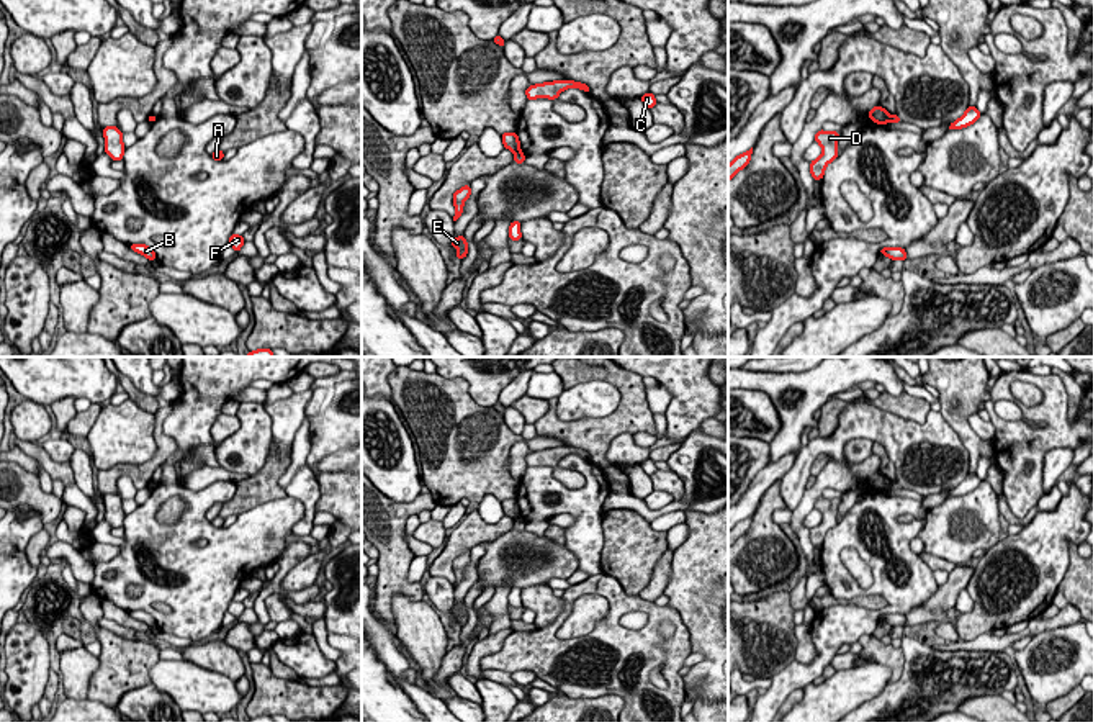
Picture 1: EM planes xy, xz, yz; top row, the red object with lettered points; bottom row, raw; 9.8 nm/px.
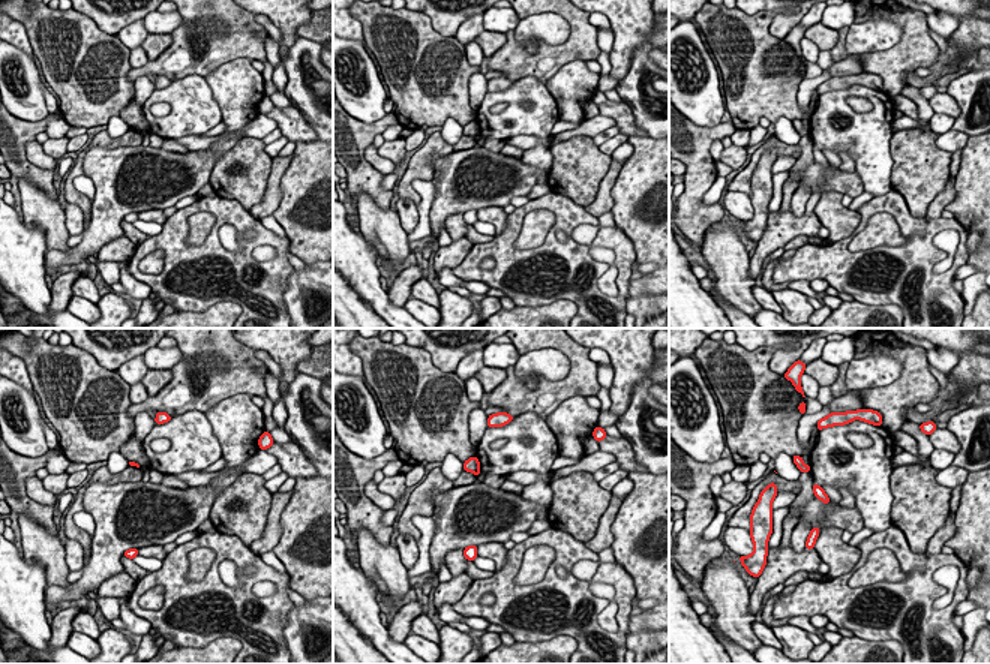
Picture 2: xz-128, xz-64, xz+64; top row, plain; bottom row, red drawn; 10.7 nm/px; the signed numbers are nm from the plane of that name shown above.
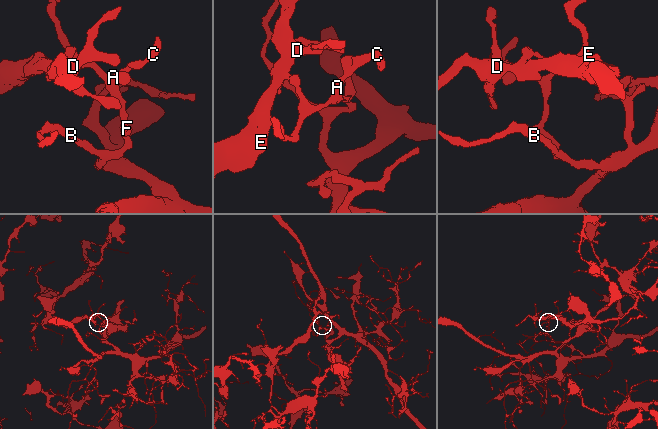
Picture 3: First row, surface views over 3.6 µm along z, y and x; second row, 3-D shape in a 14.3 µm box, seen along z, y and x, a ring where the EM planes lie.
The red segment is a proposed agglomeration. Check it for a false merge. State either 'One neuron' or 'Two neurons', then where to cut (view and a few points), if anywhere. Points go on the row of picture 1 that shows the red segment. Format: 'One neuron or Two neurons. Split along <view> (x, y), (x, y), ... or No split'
Two neurons. Split along xz (519, 149), (514, 154)

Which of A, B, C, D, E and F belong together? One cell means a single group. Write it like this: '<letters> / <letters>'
A B C F / D E

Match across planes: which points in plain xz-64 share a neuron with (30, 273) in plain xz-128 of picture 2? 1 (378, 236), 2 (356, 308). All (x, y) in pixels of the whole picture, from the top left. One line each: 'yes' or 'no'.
1: no
2: no

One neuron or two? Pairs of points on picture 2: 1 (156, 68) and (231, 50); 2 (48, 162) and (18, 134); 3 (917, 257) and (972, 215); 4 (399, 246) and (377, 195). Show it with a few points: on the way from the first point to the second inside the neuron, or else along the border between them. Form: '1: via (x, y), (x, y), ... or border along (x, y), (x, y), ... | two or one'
1: via (174, 63), (200, 63), (213, 51) | one
2: border along (27, 141), (26, 156), (39, 167), (51, 168) | two
3: border along (953, 218), (966, 234) | two
4: border along (357, 195), (368, 194), (381, 207), (389, 207) | two

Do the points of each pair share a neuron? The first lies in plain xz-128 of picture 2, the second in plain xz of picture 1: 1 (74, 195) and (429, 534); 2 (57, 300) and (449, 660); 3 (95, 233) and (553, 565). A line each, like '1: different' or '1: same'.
1: different
2: same
3: same

